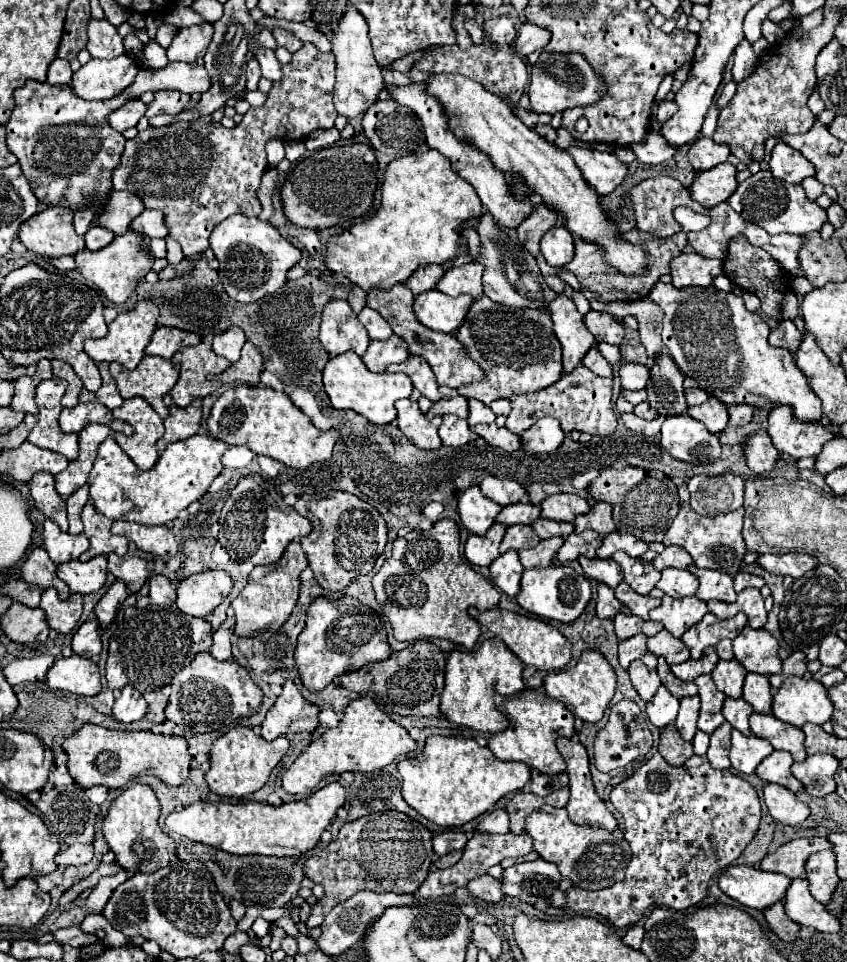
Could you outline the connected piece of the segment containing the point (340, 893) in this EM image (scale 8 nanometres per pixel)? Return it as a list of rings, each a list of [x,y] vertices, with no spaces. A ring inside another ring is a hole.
[[[385,811],[345,823],[337,839],[333,839],[319,855],[309,857],[303,865],[305,877],[325,888],[323,898],[311,909],[307,928],[319,927],[335,905],[353,897],[357,891],[415,893],[429,873],[431,857],[431,833],[421,823],[397,811]]]

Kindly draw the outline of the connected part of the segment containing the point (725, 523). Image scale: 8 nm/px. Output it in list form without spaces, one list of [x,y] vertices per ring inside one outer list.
[[[681,503],[681,509],[679,509],[673,525],[665,531],[663,545],[665,547],[669,547],[669,545],[683,547],[693,557],[693,563],[701,569],[715,569],[715,571],[723,571],[723,573],[735,577],[739,573],[739,567],[747,553],[745,541],[741,537],[743,515],[745,515],[745,509],[739,507],[735,511],[721,513],[715,517],[703,517],[703,515],[695,513],[689,503]]]

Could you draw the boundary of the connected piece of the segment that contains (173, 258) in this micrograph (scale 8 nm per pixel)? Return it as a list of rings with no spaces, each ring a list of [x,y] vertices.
[[[170,236],[165,238],[167,253],[166,260],[171,265],[176,265],[184,259],[180,245]]]

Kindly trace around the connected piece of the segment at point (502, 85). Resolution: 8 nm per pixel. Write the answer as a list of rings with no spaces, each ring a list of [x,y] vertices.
[[[491,17],[483,23],[483,43],[471,45],[469,49],[461,49],[459,45],[447,45],[447,47],[427,47],[423,59],[415,61],[409,79],[417,83],[425,83],[435,73],[459,73],[469,79],[479,81],[489,93],[499,97],[509,97],[511,103],[517,107],[519,97],[523,95],[523,89],[527,85],[527,65],[525,61],[515,53],[513,41],[517,37],[515,25],[509,17]]]

